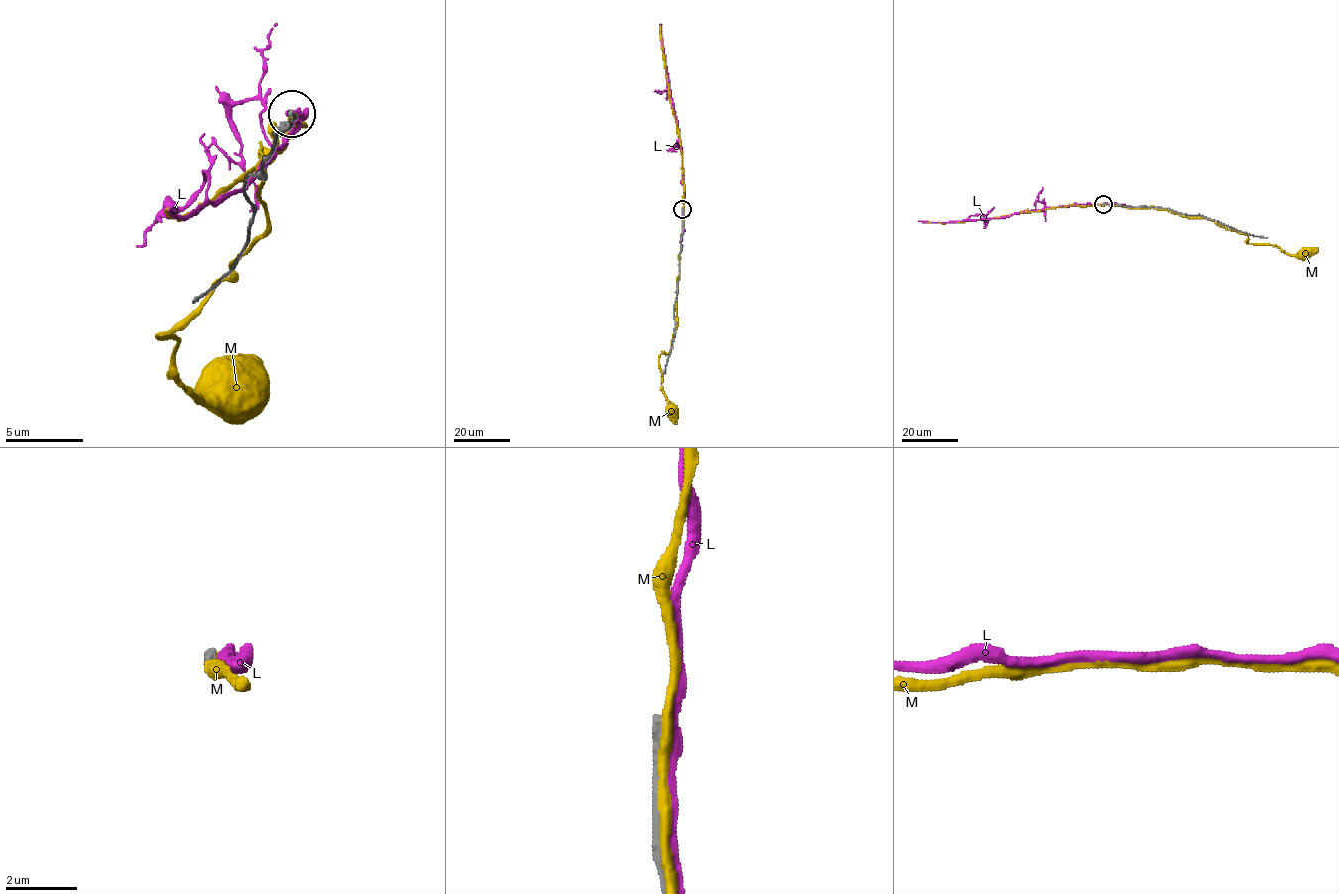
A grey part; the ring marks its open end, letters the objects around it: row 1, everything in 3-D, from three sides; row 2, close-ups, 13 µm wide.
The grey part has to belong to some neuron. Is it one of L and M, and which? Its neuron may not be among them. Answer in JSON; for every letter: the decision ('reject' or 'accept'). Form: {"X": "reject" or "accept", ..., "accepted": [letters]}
{"L": "reject", "M": "reject", "accepted": []}

